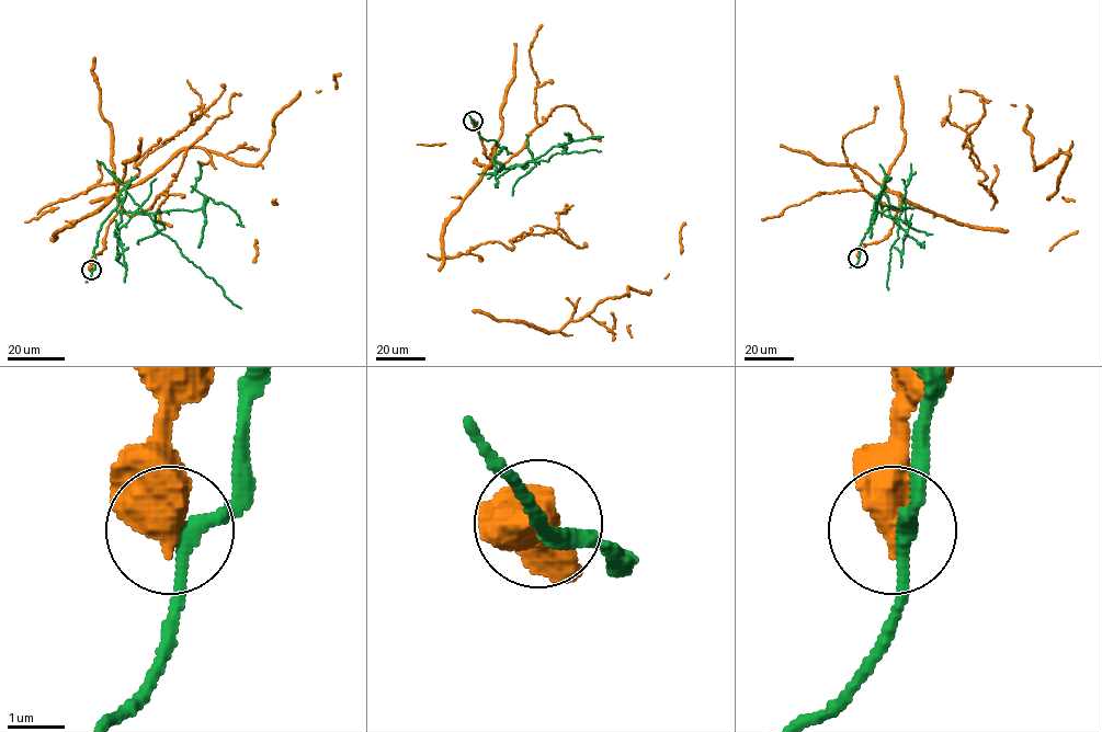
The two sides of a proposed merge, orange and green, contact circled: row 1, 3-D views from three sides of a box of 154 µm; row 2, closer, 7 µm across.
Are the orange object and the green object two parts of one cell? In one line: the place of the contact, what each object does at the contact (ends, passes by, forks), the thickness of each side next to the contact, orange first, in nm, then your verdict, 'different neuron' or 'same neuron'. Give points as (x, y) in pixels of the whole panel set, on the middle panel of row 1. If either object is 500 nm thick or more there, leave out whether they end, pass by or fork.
place (473, 121); calibres 650 and 260 nm; different neuron

